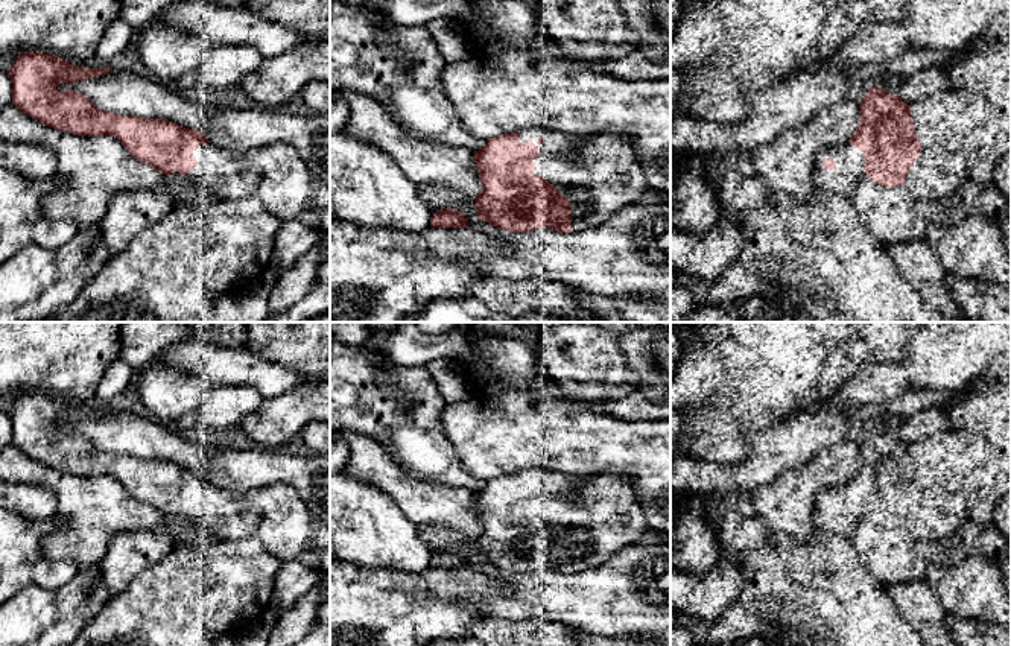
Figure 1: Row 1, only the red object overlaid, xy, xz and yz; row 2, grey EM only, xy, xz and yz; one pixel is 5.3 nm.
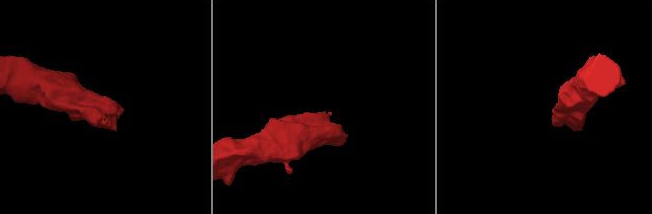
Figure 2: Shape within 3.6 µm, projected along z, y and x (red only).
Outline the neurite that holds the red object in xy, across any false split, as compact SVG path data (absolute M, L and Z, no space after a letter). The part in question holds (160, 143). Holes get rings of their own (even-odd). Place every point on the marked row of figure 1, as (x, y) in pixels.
M21 52L6 73L12 82L12 103L46 126L74 135L113 135L131 157L155 167L163 175L179 175L193 187L204 188L220 201L255 198L281 222L298 220L319 233L330 234L330 190L292 146L277 143L245 154L230 154L213 144L201 131L163 119L105 112L74 90L61 93L56 90L59 84L76 84L88 78L99 78L106 71L111 68L85 68L50 53Z

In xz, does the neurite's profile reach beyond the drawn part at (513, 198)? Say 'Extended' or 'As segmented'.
Extended

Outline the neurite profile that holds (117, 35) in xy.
M116 20L103 33L96 56L100 59L111 59L119 55L131 41L134 27L123 20Z

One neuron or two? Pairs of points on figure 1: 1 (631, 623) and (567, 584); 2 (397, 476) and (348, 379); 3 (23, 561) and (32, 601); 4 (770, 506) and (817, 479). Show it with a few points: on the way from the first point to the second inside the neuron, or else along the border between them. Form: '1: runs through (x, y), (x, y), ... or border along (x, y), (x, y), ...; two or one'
1: runs through (616, 608), (608, 601), (583, 599); one
2: border along (347, 430), (371, 435), (405, 468); two
3: border along (64, 582), (57, 587), (29, 584), (15, 595); two
4: runs through (782, 503), (804, 482); one

